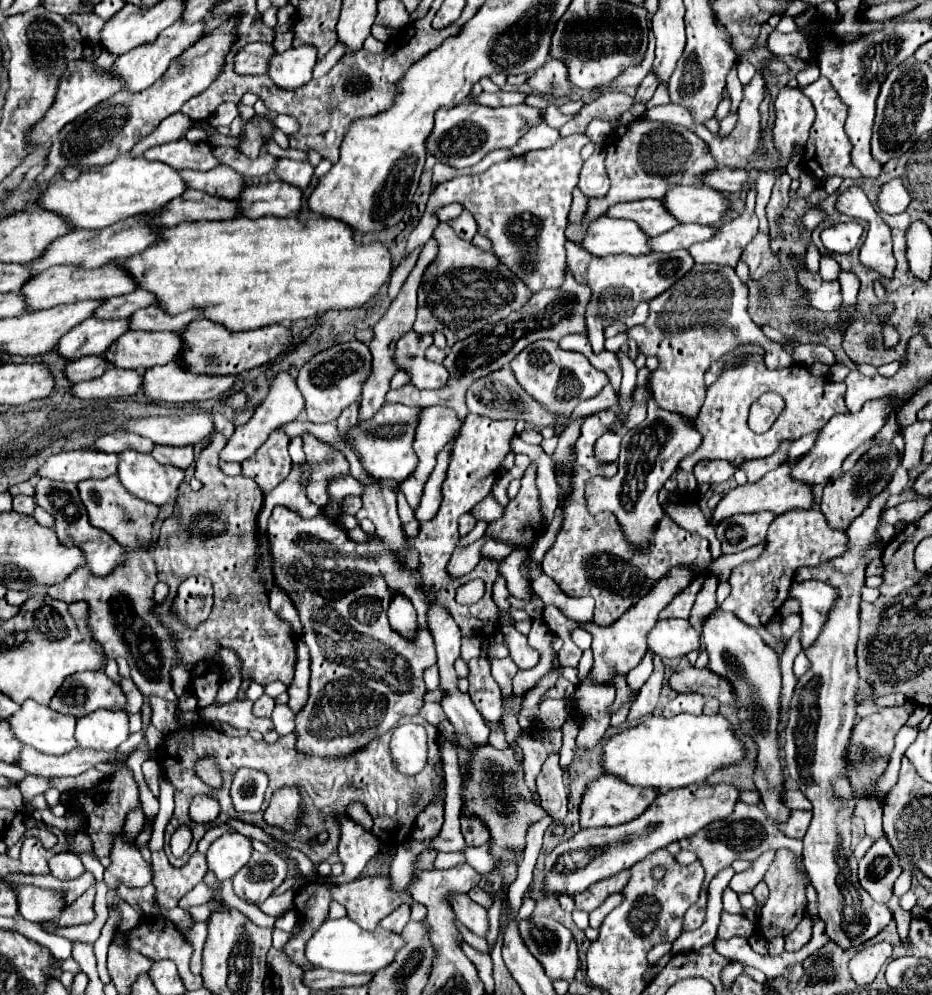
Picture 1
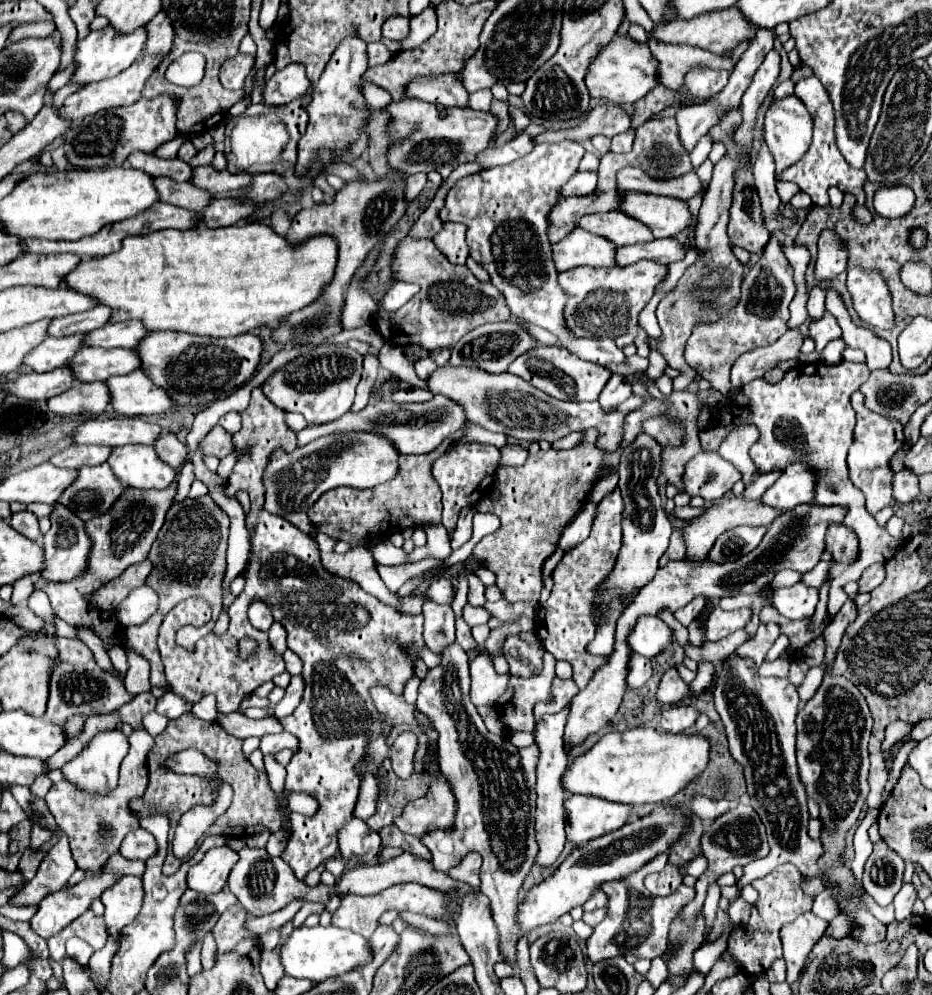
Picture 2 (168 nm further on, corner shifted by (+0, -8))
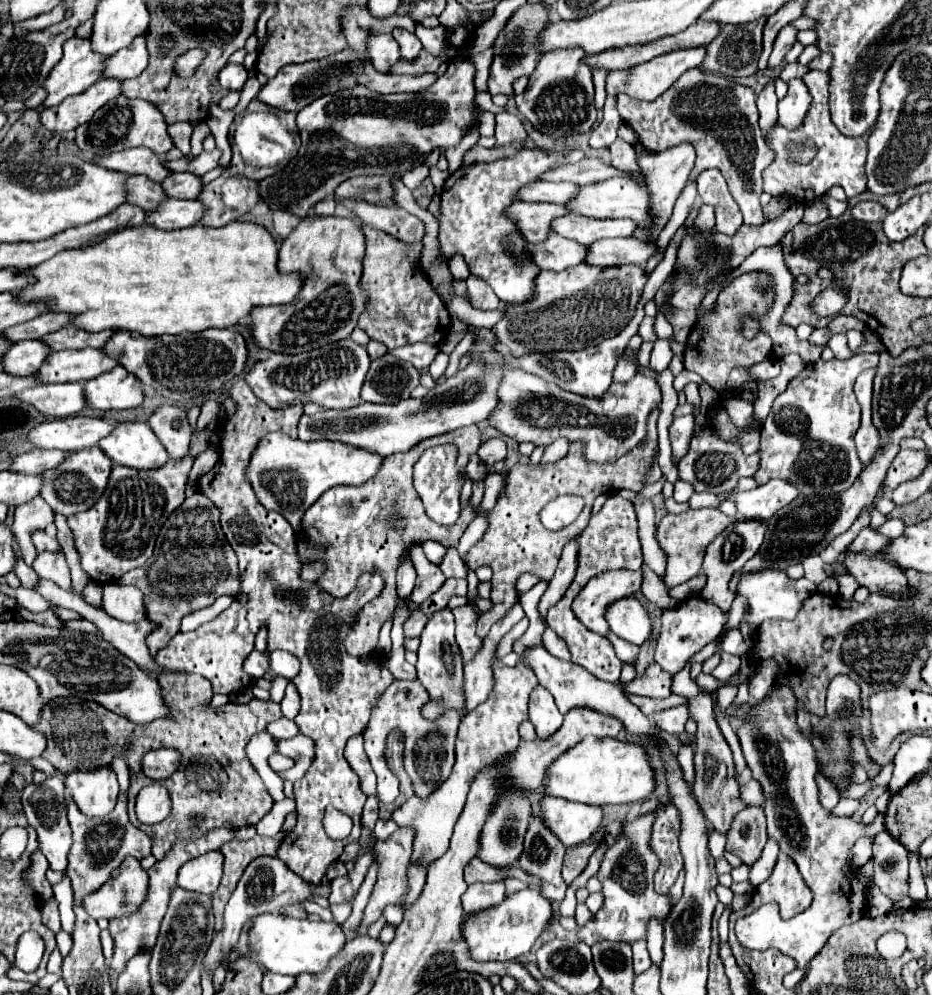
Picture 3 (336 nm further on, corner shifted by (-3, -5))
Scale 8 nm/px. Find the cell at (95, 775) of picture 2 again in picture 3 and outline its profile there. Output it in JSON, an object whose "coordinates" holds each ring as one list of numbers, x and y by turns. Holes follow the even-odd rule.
{"coordinates":[[110,767,86,773,70,773,66,777,66,789,86,817,108,815,118,799,118,781]]}

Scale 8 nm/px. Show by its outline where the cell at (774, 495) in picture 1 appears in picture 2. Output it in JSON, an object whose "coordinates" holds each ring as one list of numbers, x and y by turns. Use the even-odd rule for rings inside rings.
{"coordinates":[[743,496,723,498,721,502,709,506,699,518,689,520,689,524,683,528,683,534,685,534,685,540,687,540,687,558,689,558,689,560,703,560,703,558,707,558,707,552,711,550,713,542,715,542,725,530,731,530,731,528,743,526,743,524,749,524,749,526,771,526,771,522,773,522,777,516,781,516,781,510,771,508,771,506,763,504,761,500,747,500,747,498,743,498]]}

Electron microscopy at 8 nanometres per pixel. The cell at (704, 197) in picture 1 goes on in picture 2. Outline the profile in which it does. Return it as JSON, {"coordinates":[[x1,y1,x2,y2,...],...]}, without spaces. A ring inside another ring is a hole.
{"coordinates":[[625,192,619,210,629,212,637,220,647,224,655,238,669,238,693,228,693,216,689,204,671,196,655,196,643,192]]}

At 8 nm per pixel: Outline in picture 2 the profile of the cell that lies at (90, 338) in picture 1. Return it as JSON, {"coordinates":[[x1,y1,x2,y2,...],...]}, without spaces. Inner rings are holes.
{"coordinates":[[75,334,75,336,49,336,31,356,27,356,25,366,35,370,35,372,49,372,55,368,65,366,73,356,85,346,85,336]]}

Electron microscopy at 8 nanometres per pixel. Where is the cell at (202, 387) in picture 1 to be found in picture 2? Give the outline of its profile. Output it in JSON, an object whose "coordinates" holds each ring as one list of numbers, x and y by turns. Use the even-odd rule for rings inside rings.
{"coordinates":[[135,370,125,376,111,376,107,384,111,388,111,404,115,412,123,416,163,414,179,406,171,400,169,392,153,384,143,370]]}

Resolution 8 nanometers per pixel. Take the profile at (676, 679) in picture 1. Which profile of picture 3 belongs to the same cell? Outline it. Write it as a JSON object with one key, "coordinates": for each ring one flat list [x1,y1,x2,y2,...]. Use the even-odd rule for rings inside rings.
{"coordinates":[[650,663,642,675,638,675,636,679,624,685,624,693,664,699,670,695,670,683,672,683,672,675,662,673,662,669,658,669,656,663]]}

